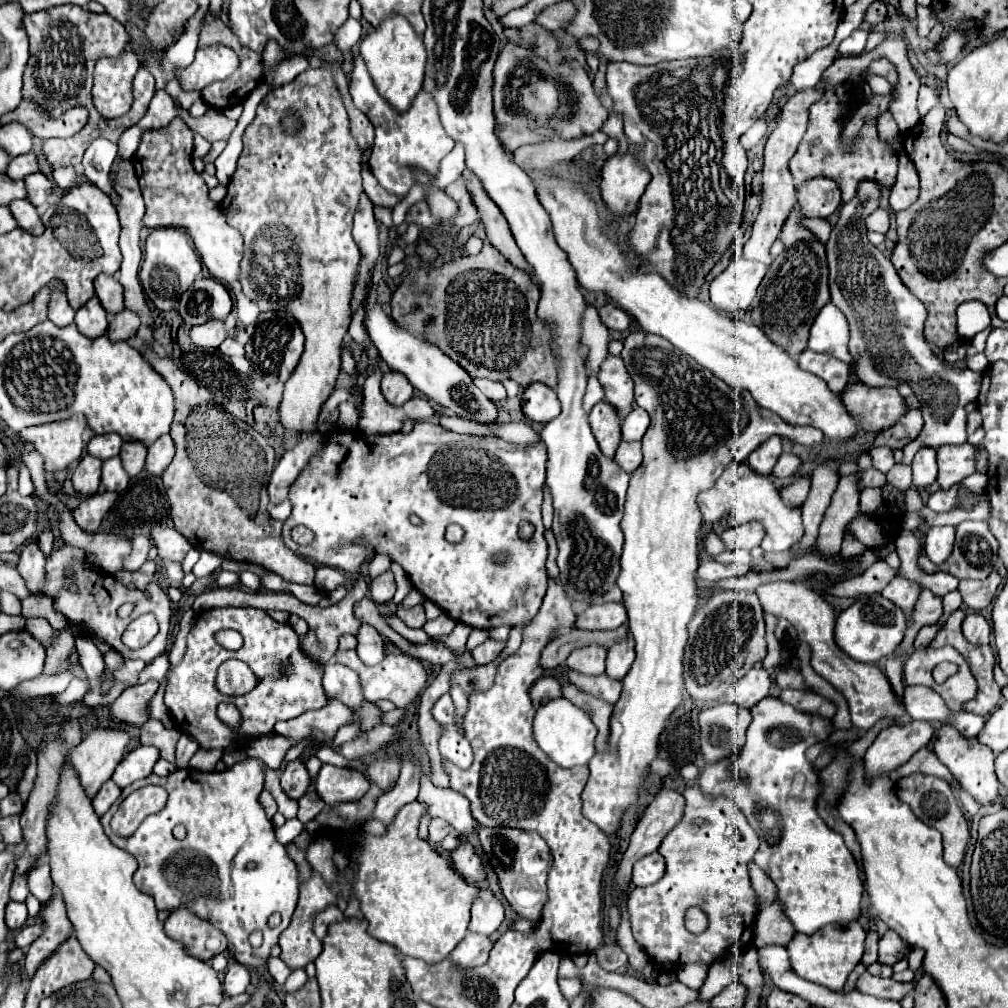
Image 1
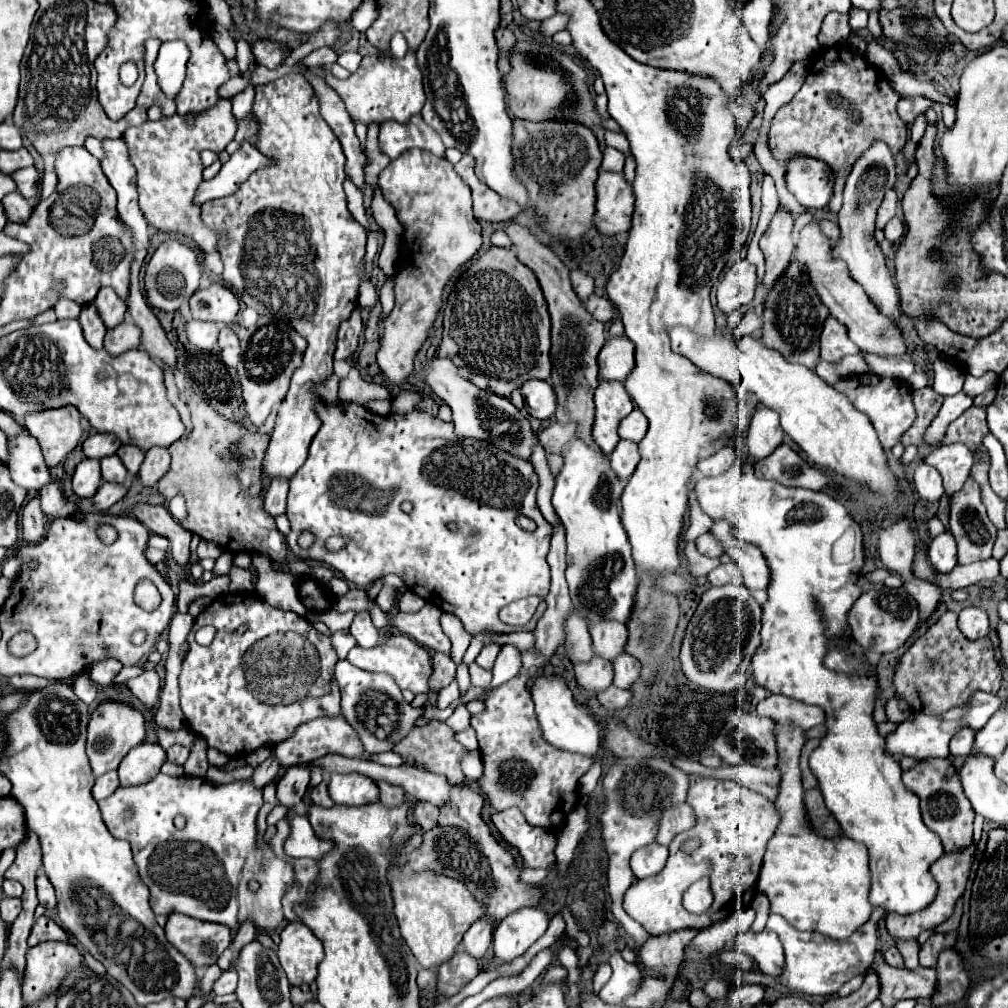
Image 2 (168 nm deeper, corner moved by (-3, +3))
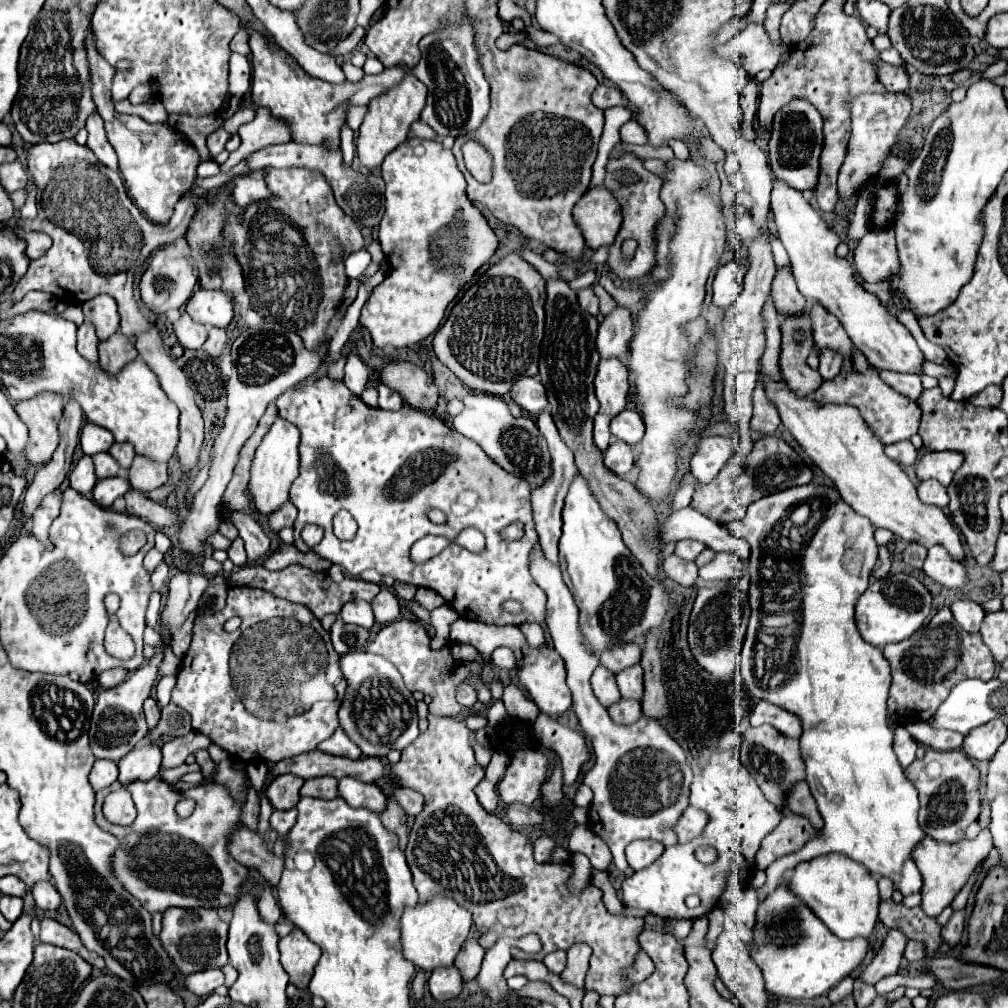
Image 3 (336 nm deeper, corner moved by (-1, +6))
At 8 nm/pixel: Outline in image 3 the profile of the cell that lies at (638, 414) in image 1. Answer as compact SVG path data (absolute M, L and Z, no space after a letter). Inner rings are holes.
M625 408L611 420L611 434L631 446L635 446L643 434L645 434L645 424L641 420L641 414L633 408Z

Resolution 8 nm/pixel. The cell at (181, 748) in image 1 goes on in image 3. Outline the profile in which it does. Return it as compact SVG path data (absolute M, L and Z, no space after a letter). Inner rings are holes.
M189 732L187 736L181 738L173 738L169 742L163 744L163 766L165 768L173 768L173 766L181 766L187 758L187 754L193 754L199 748L209 748L211 740L201 734L201 732Z

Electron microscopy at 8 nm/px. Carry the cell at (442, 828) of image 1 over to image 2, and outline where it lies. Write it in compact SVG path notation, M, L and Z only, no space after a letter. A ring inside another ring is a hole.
M417 803L413 807L413 817L415 817L415 823L421 827L421 829L431 829L435 823L437 823L437 815L439 815L439 809L433 807L431 803Z

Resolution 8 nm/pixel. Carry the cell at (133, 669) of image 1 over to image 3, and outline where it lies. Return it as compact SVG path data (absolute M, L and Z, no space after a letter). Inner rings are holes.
M149 696L149 698L145 700L145 716L147 716L147 724L149 724L149 728L153 730L153 728L157 726L157 722L159 722L159 718L161 718L159 704L157 704L157 700L155 700L153 696Z

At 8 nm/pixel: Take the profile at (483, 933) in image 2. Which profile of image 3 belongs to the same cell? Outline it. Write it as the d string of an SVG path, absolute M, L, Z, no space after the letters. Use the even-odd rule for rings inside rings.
M471 936L471 938L467 938L467 940L463 942L461 952L459 952L459 956L455 958L455 966L461 968L465 982L467 982L467 980L473 980L473 978L479 974L483 954L485 954L485 950L483 950L483 946L479 944L479 938Z

